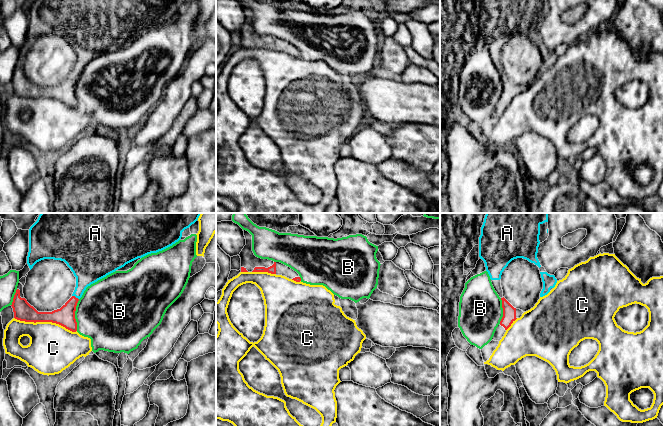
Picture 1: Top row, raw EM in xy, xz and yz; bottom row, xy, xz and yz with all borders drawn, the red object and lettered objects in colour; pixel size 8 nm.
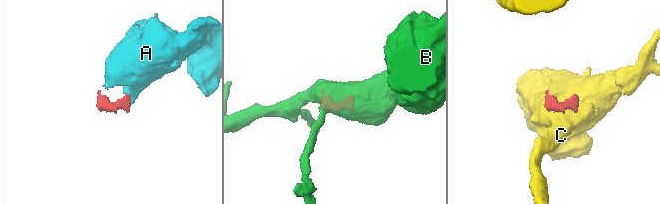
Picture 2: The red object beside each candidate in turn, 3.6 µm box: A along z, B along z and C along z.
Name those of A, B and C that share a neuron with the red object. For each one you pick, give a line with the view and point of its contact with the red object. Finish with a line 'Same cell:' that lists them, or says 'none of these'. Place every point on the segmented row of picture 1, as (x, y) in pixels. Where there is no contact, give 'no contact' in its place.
A: xy (74, 296)
Same cell: A

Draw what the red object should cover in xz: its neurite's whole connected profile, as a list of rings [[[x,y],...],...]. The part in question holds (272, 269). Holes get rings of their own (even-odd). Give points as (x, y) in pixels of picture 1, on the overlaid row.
[[[244,231],[246,245],[240,252],[241,272],[268,272],[271,274],[282,275],[296,282],[300,282],[299,274],[290,267],[268,259],[261,259],[254,255],[252,251],[252,235]]]

